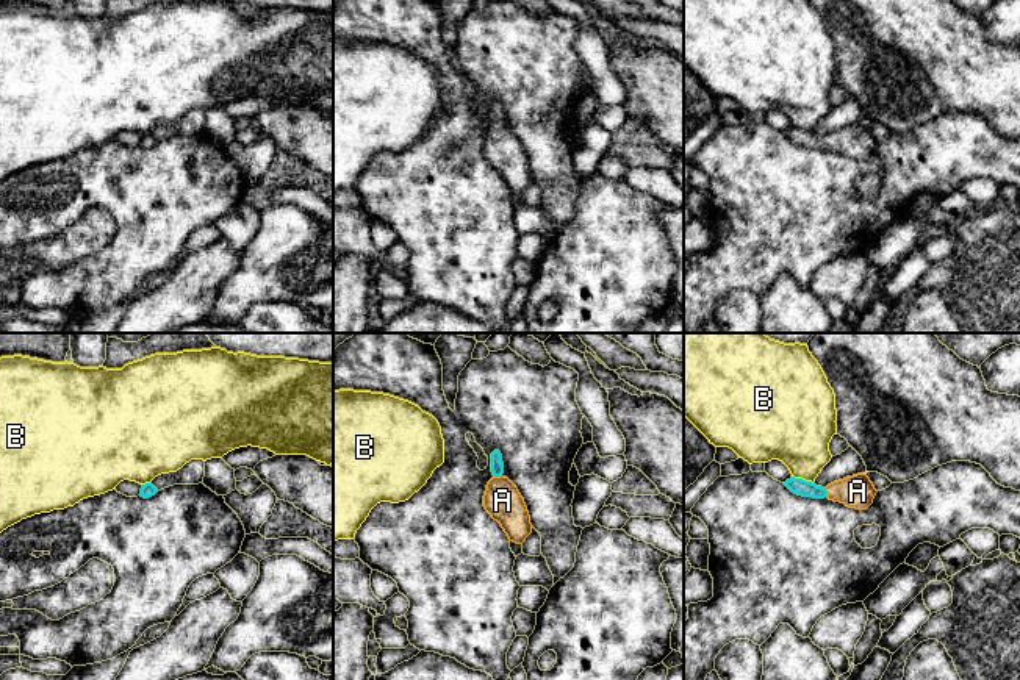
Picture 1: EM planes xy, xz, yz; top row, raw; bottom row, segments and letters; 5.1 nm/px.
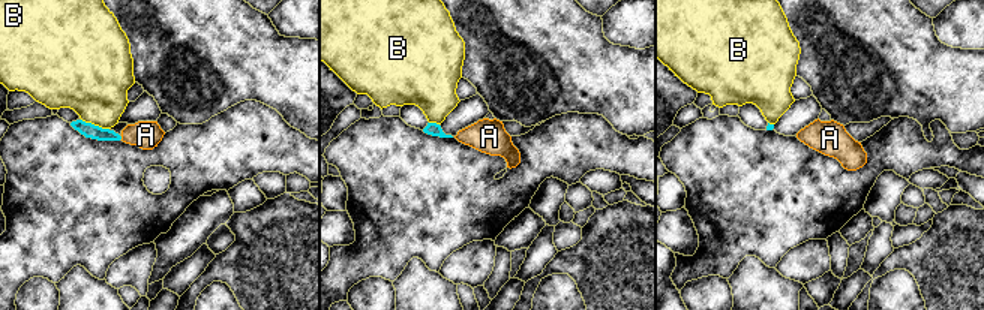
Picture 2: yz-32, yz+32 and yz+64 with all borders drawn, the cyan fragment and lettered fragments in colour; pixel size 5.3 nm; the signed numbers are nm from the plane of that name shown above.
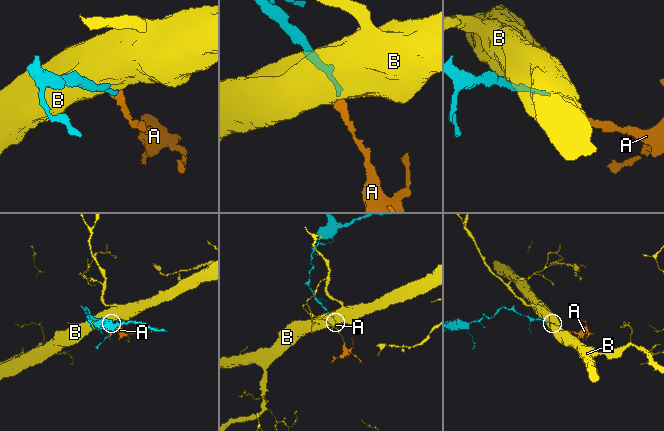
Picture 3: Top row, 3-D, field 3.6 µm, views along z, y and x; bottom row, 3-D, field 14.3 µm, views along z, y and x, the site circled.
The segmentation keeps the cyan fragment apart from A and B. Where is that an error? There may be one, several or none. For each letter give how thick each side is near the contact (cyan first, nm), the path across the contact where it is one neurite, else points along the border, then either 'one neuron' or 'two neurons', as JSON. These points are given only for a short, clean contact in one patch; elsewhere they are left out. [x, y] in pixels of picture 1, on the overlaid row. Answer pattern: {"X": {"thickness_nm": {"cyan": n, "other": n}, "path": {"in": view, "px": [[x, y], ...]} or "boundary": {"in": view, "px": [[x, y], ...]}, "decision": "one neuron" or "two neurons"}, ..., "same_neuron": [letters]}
{"A": {"thickness_nm": {"cyan": 90, "other": 170}, "path": {"in": "yz", "px": [[800, 486], [826, 493], [858, 491]]}, "decision": "one neuron"}, "B": {"thickness_nm": {"cyan": 90, "other": 360}, "decision": "two neurons"}, "same_neuron": ["A"]}

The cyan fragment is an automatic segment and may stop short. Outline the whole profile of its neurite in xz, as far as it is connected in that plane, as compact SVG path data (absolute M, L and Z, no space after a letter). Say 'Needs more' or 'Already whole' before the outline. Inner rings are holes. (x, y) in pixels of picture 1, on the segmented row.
Needs more. M499 450L491 453L493 478L487 485L483 506L501 524L508 539L523 544L532 533L530 516L518 488L504 477L504 463Z

